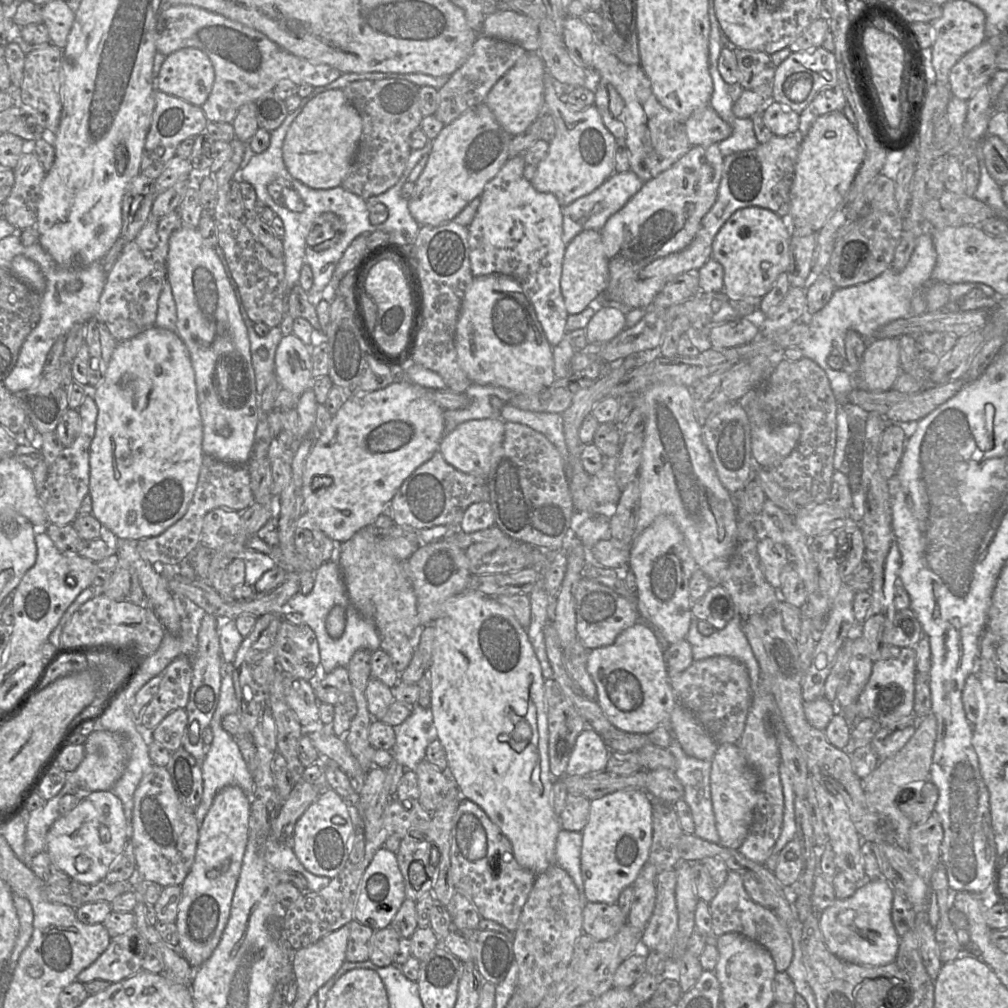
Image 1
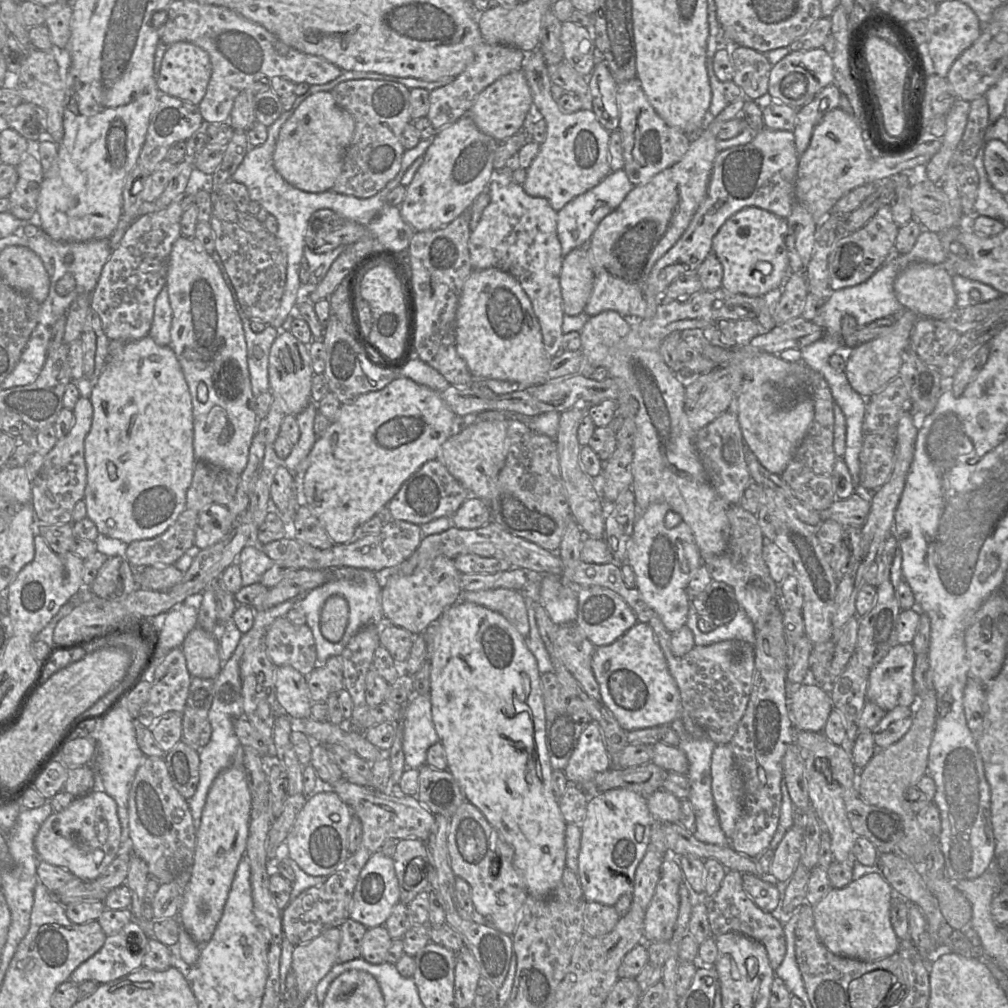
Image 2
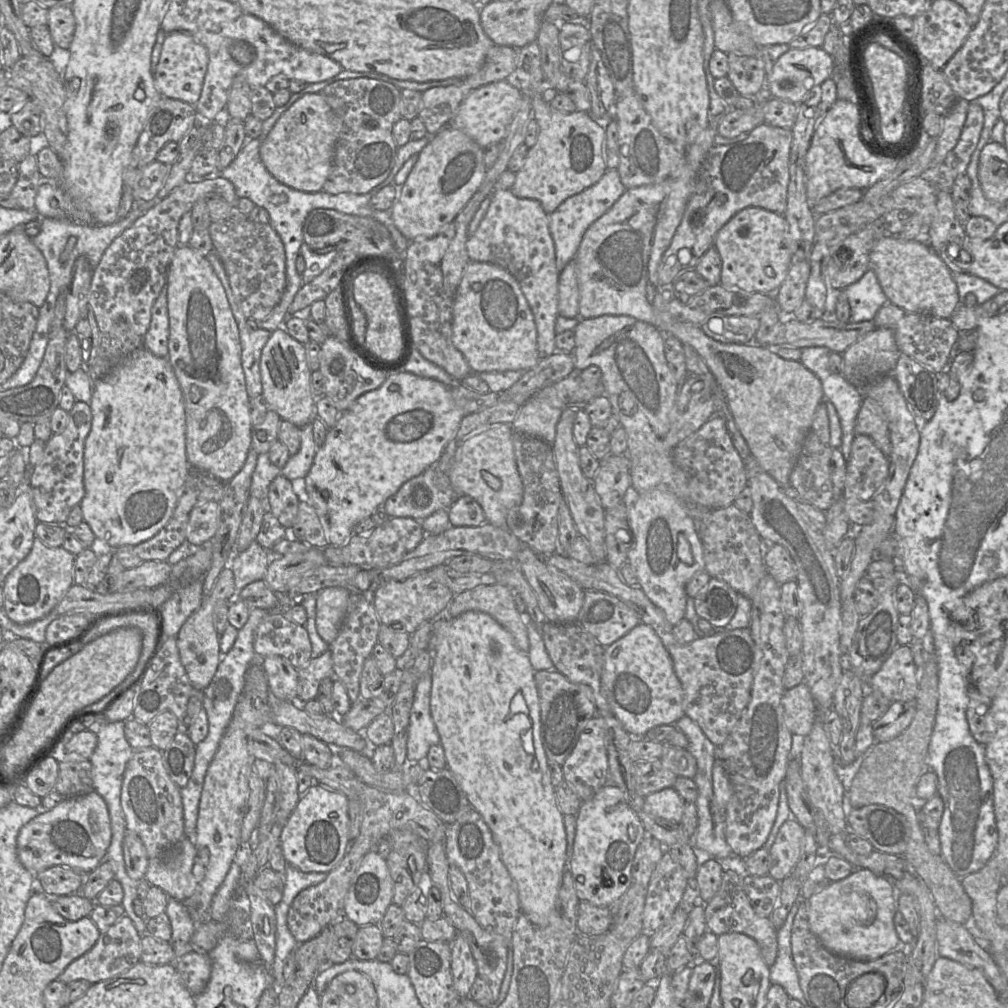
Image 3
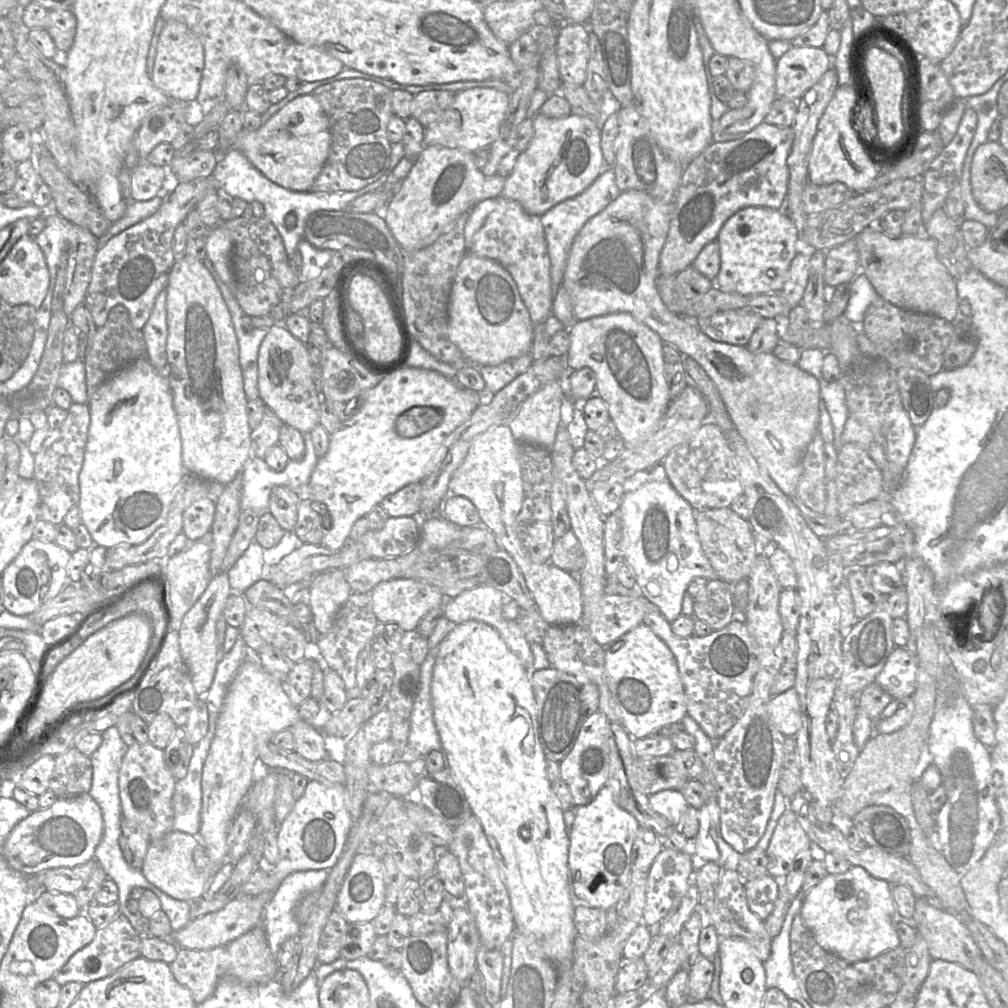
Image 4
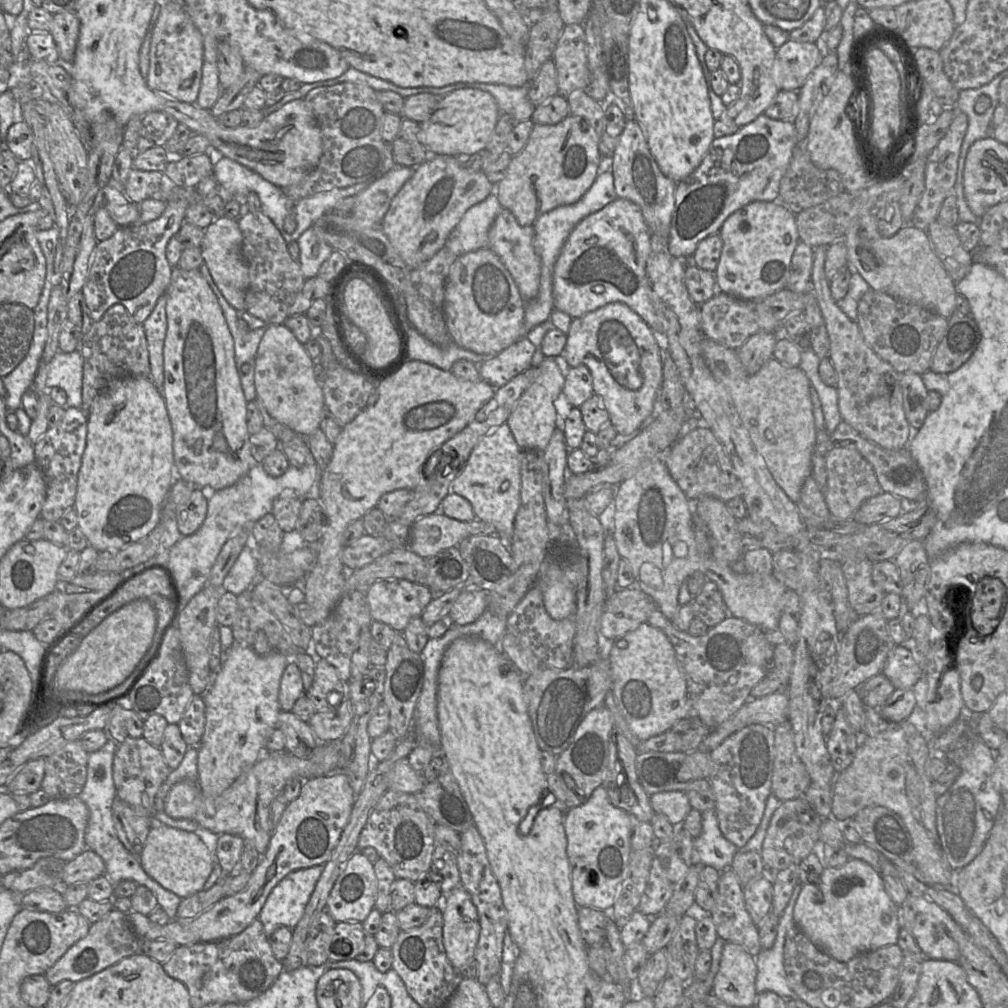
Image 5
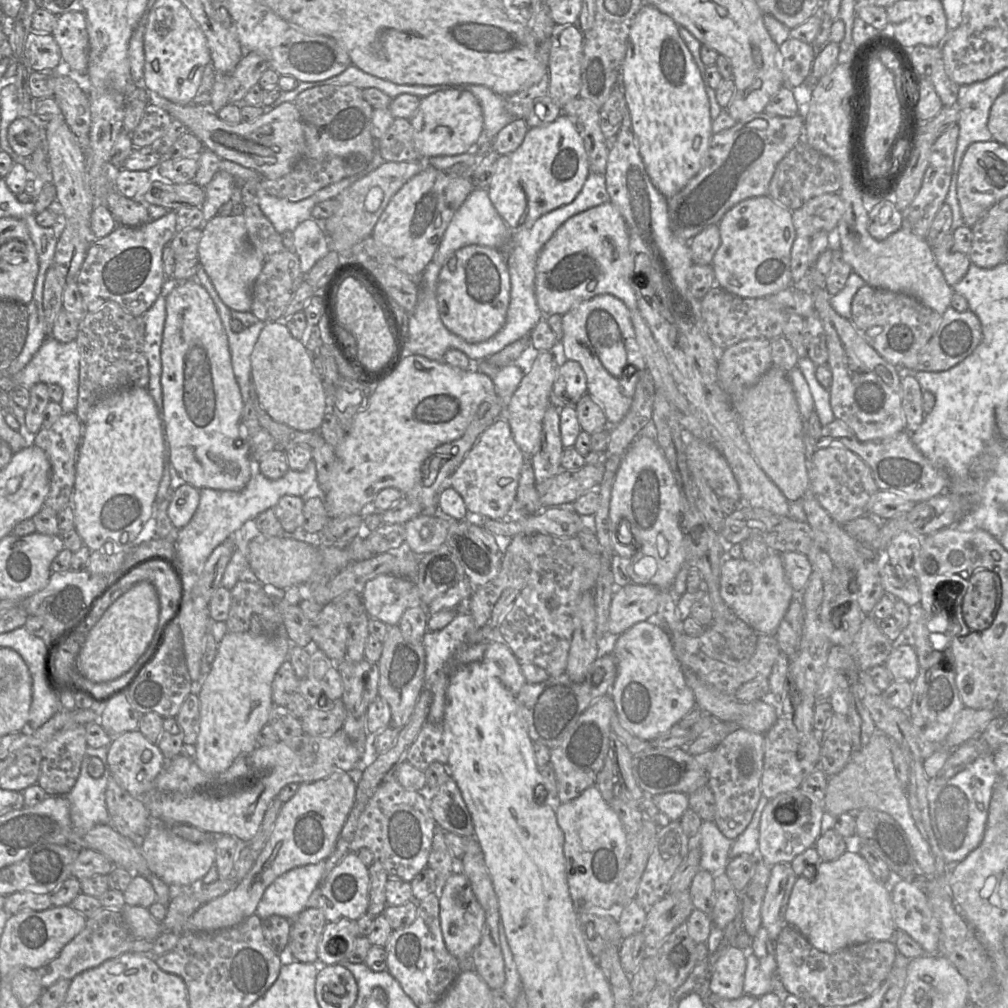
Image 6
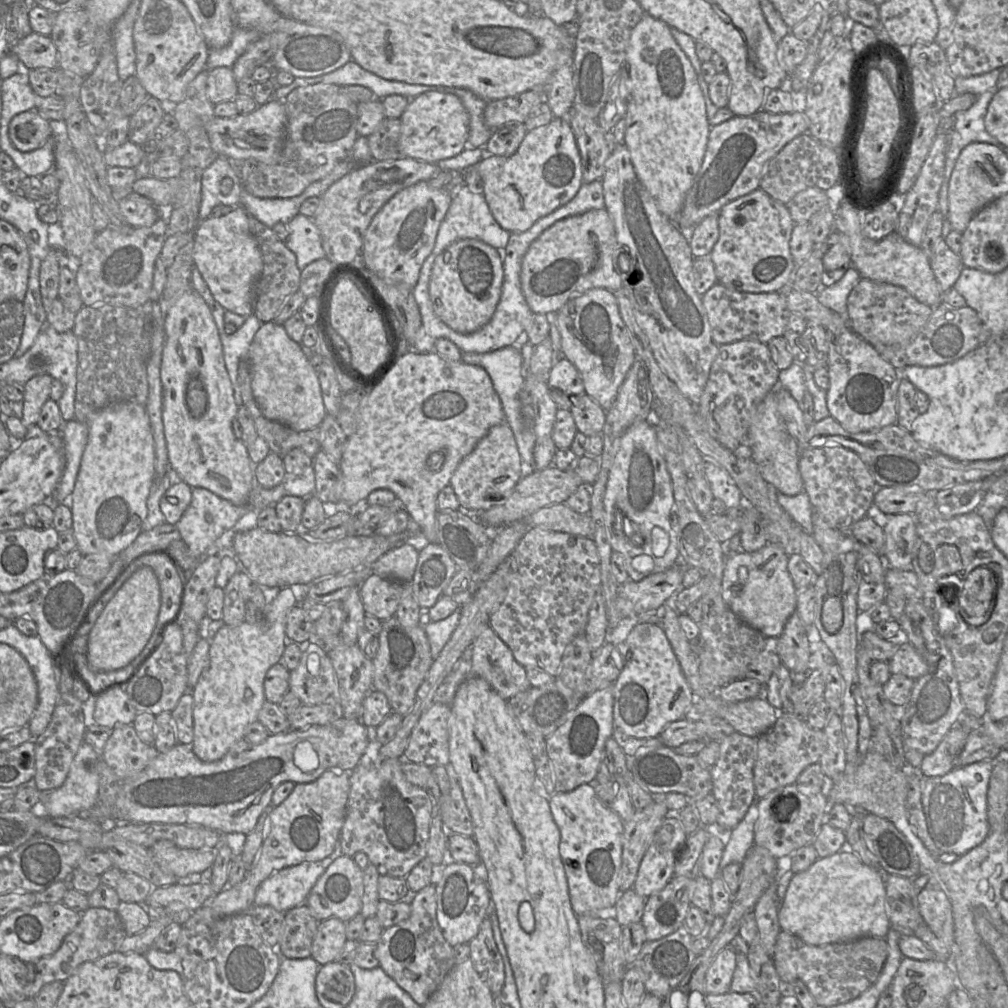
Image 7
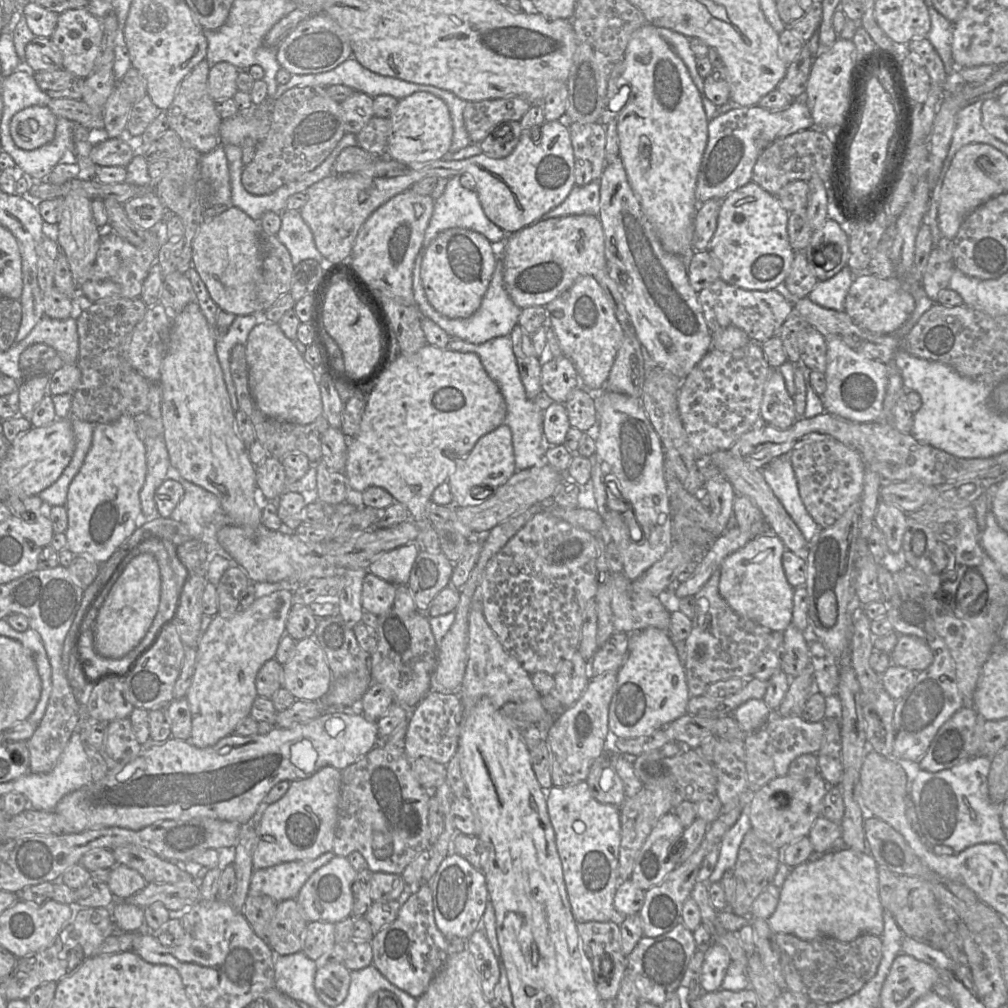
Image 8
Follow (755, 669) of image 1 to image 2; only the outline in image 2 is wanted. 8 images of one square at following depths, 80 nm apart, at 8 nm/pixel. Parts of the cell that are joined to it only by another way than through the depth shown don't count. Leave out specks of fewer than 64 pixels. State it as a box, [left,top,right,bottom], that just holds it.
[686,603,754,647]

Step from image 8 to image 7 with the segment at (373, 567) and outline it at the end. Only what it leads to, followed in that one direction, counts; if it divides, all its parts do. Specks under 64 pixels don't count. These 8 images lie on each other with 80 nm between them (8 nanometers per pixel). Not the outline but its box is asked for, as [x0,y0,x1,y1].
[371,542,419,585]

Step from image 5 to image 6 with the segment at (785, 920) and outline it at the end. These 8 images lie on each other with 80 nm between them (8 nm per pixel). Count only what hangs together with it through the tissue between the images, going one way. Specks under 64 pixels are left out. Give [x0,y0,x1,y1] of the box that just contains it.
[743,951,789,998]

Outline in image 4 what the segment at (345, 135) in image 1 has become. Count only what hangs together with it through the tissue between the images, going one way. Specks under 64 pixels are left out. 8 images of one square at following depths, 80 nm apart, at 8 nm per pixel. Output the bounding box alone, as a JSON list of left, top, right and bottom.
[232,94,330,192]

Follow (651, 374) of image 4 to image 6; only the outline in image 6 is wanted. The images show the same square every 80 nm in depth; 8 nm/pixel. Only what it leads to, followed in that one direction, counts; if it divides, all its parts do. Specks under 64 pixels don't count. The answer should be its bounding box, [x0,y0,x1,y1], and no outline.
[560,294,647,426]

